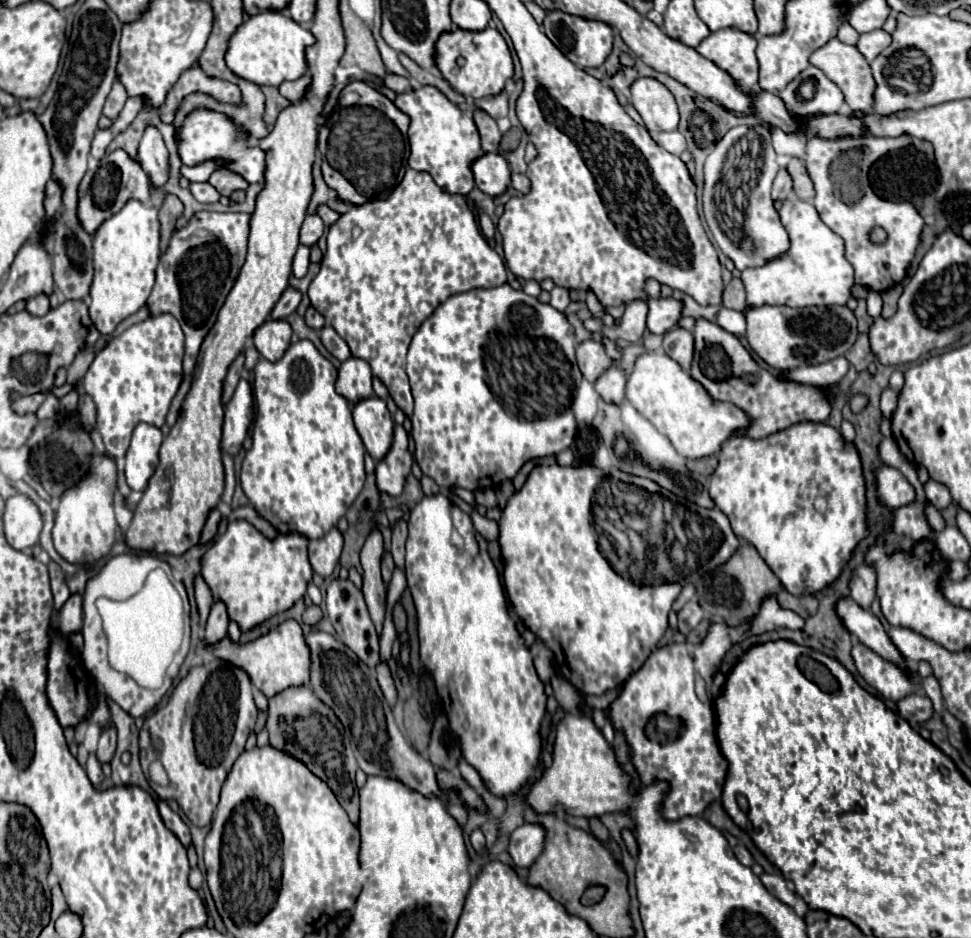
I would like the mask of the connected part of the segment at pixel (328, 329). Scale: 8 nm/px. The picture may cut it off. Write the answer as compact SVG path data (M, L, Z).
M326 324L326 326L322 328L320 338L322 338L324 346L330 350L330 354L332 354L334 358L338 358L340 362L344 362L344 360L348 360L348 358L352 356L352 354L350 354L348 344L344 342L344 338L340 338L340 336L338 336L338 332L336 332L330 324Z

